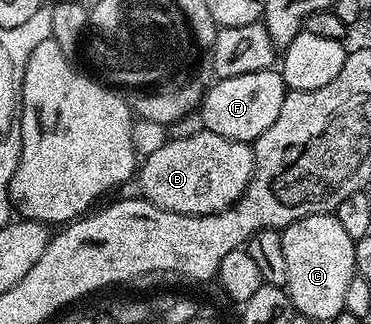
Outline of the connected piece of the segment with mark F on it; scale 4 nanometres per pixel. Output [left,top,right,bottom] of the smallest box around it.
[198,68,287,143]

